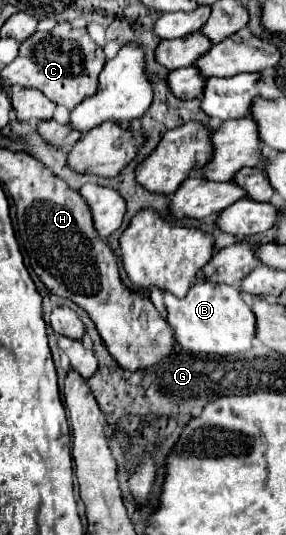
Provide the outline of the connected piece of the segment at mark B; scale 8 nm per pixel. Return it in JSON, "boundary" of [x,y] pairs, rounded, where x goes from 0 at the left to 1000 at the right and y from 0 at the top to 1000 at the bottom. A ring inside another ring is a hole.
{"boundary":[[[696,527],[668,535],[647,557],[577,550],[584,602],[598,606],[619,639],[689,662],[815,665],[878,650],[878,628],[892,628],[892,591],[878,572],[843,557],[836,542],[787,531]]]}

